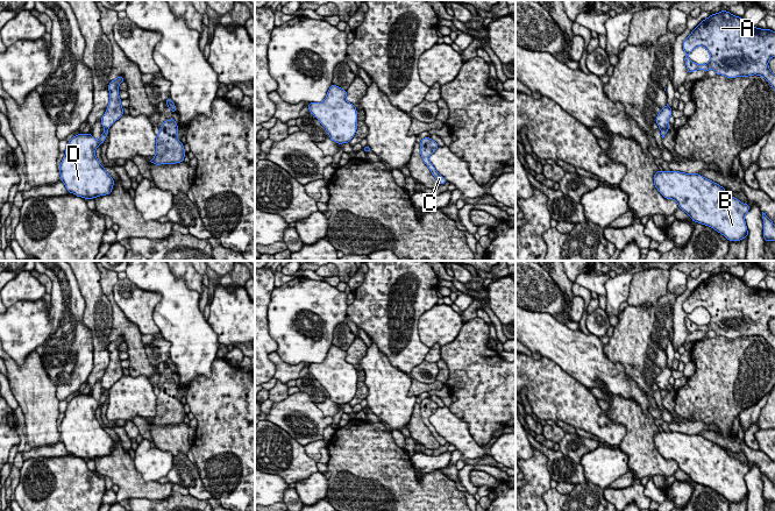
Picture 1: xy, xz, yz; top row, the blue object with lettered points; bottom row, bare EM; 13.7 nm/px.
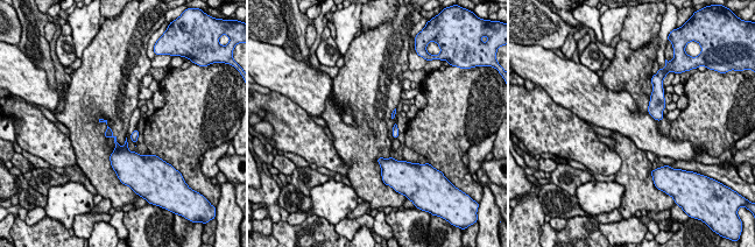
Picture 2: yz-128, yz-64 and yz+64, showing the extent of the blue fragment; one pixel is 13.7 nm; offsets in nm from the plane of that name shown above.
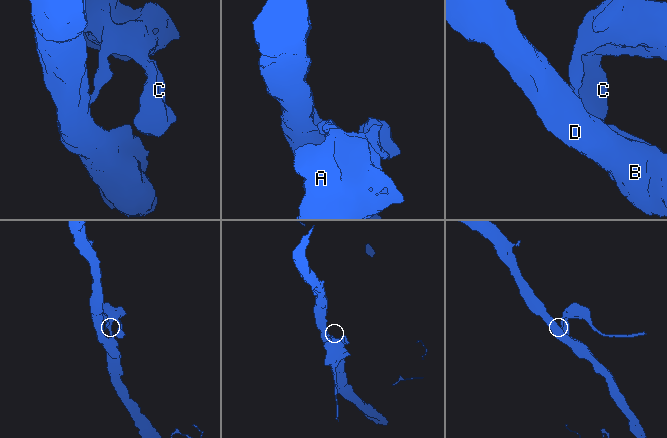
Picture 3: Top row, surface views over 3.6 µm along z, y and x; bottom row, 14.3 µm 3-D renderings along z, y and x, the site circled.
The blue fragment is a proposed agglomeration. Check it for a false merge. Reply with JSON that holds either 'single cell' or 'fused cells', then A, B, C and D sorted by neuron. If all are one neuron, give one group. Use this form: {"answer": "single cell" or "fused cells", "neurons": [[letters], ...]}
{"answer": "fused cells", "neurons": [["A", "C"], ["B", "D"]]}

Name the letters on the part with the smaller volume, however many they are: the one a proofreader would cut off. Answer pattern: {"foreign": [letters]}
{"foreign": ["A", "C"]}

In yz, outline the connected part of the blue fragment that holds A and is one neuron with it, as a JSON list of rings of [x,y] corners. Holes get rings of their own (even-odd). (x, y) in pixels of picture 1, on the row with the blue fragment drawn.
[[[721,10],[703,20],[684,40],[682,47],[685,51],[684,61],[689,73],[696,70],[714,70],[716,74],[727,78],[758,74],[765,77],[775,91],[775,74],[768,66],[769,59],[775,57],[775,31],[770,29],[748,27],[742,17]],[[697,47],[704,47],[710,52],[711,57],[708,64],[696,64],[688,57]]]

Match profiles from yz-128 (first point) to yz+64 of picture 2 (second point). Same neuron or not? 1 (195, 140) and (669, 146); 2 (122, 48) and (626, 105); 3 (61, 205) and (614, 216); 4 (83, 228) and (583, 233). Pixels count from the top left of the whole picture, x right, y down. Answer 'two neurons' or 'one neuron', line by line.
1: two neurons
2: two neurons
3: two neurons
4: two neurons

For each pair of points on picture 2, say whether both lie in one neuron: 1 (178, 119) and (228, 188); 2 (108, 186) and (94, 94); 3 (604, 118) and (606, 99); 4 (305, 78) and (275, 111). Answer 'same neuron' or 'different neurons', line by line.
1: different neurons
2: same neuron
3: same neuron
4: different neurons

